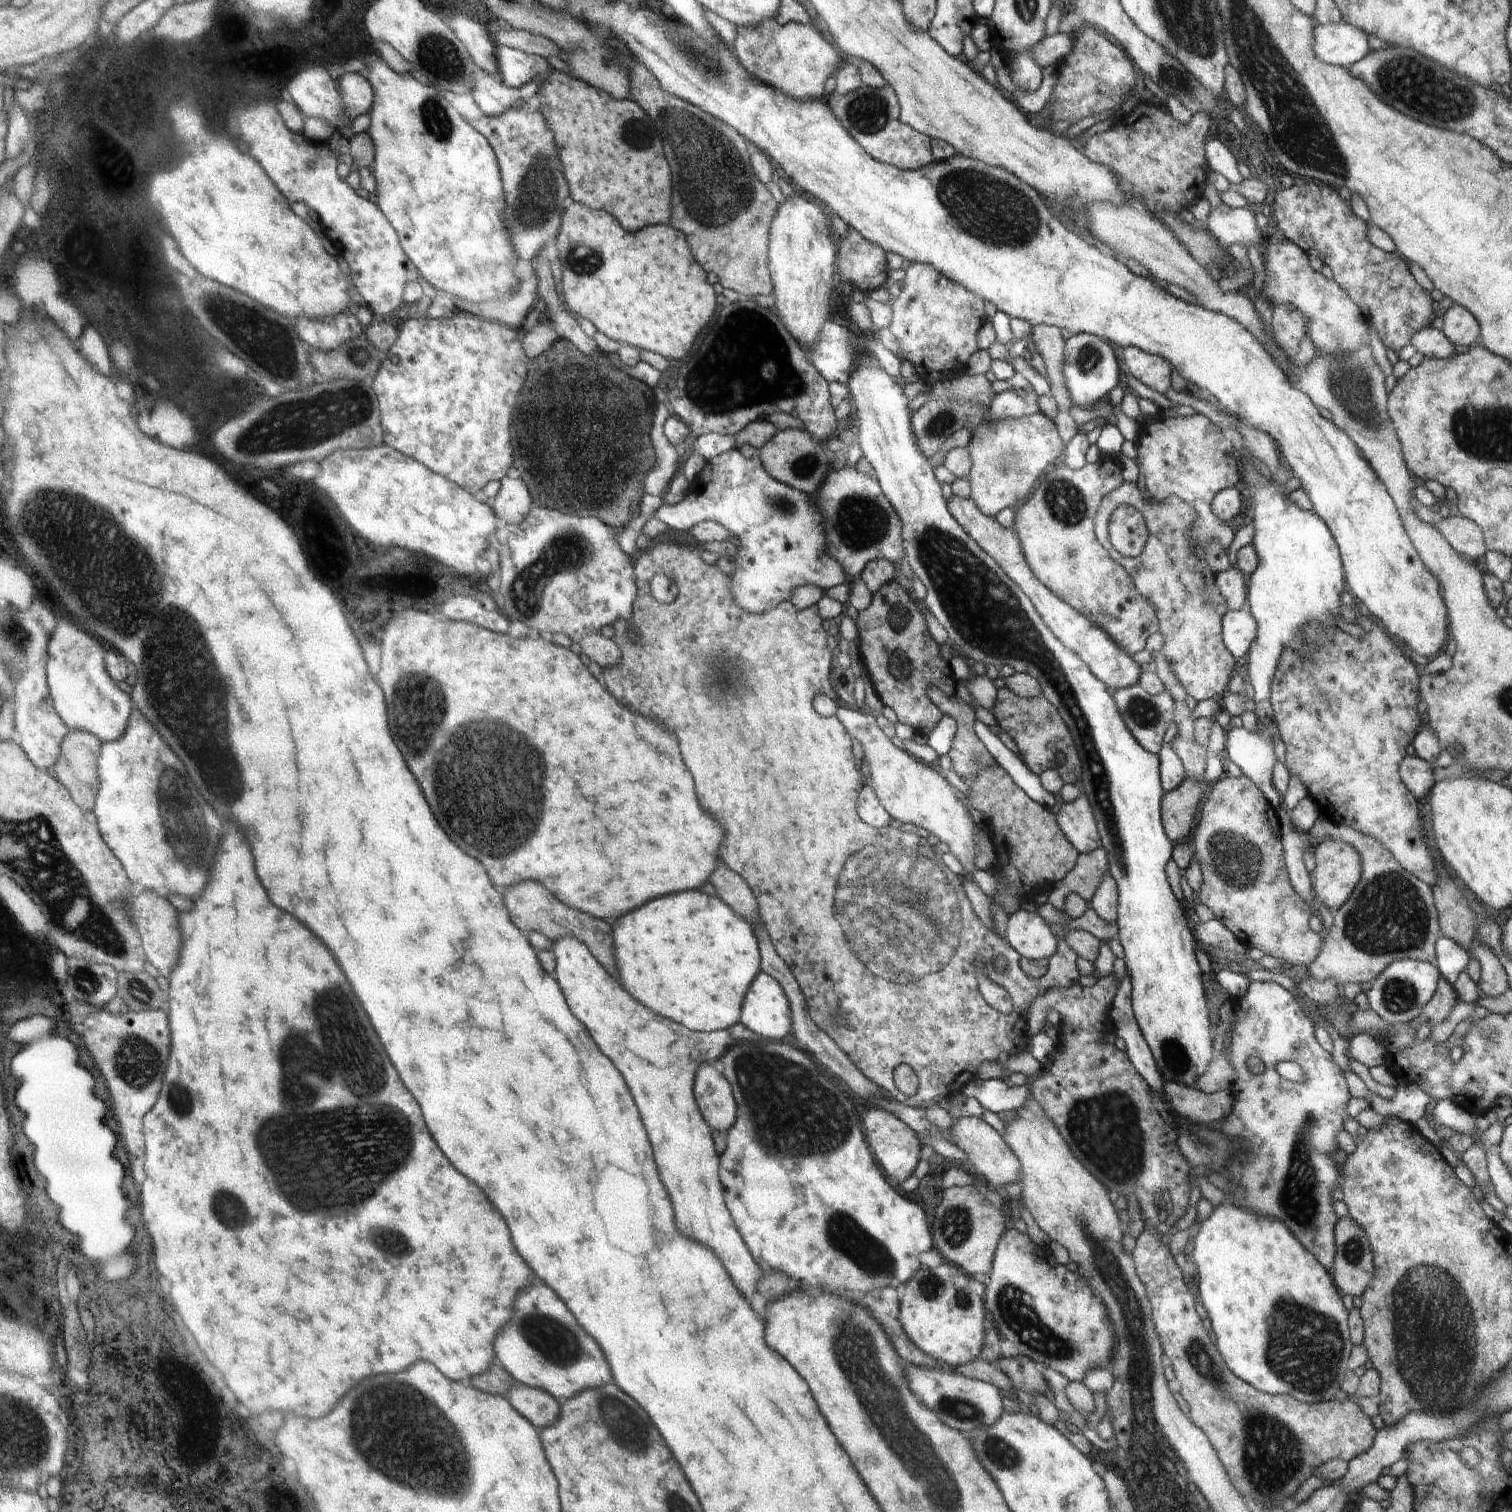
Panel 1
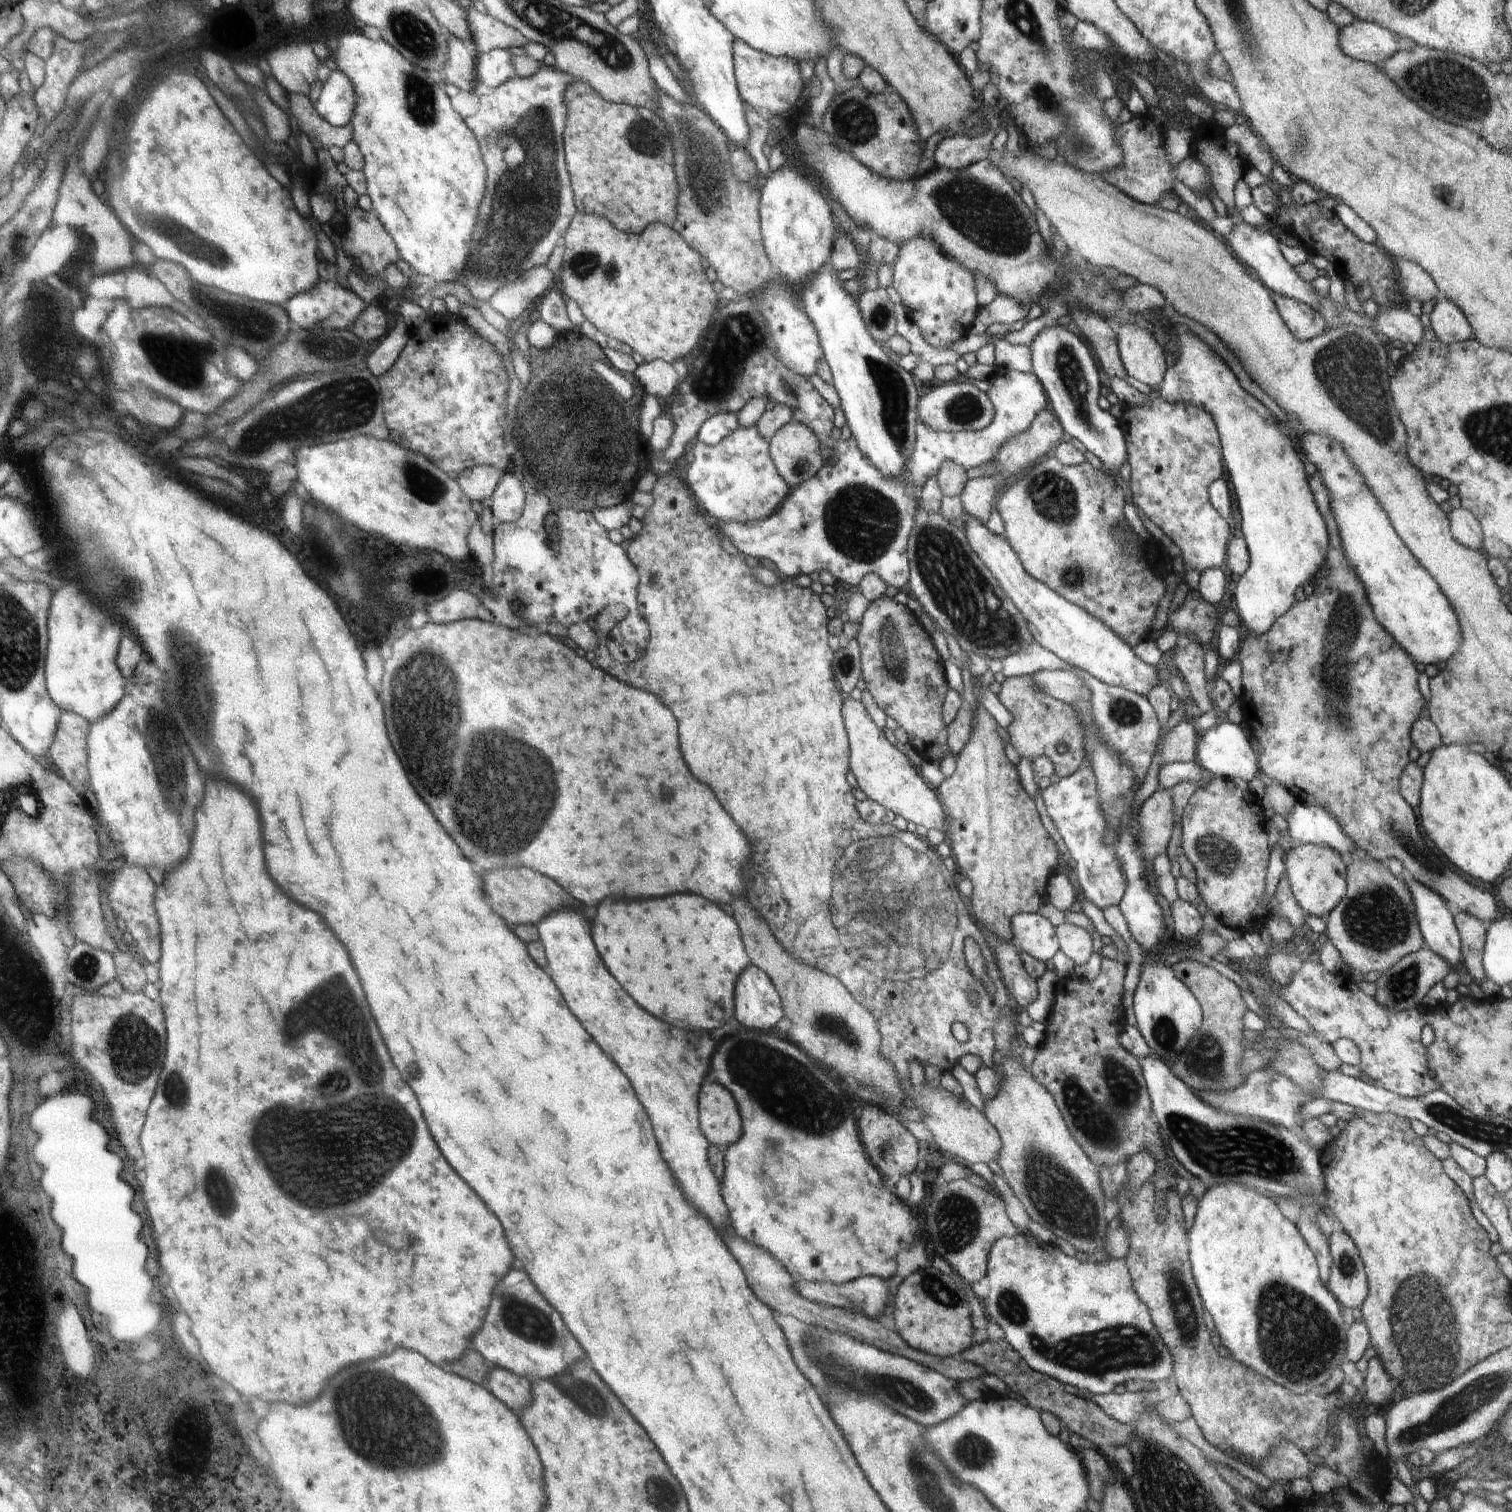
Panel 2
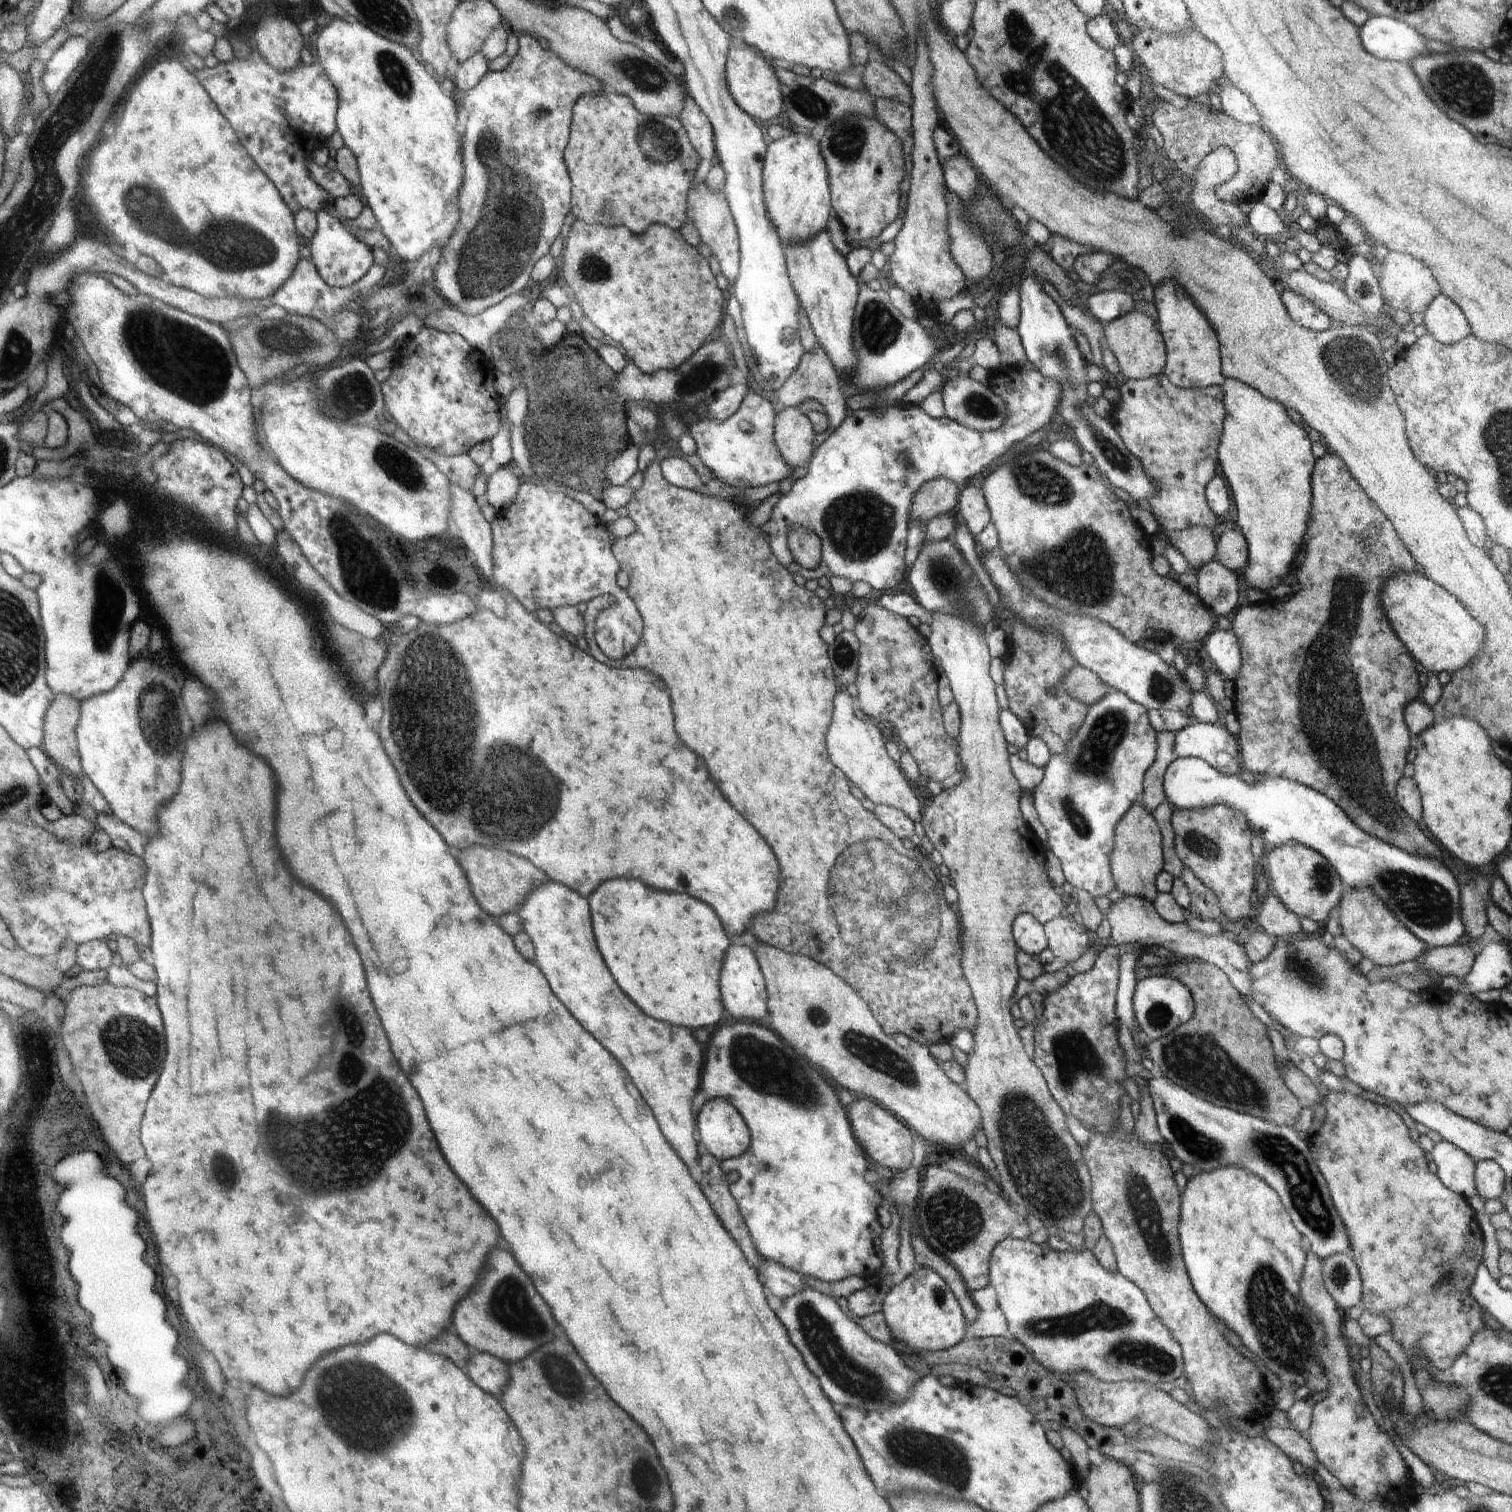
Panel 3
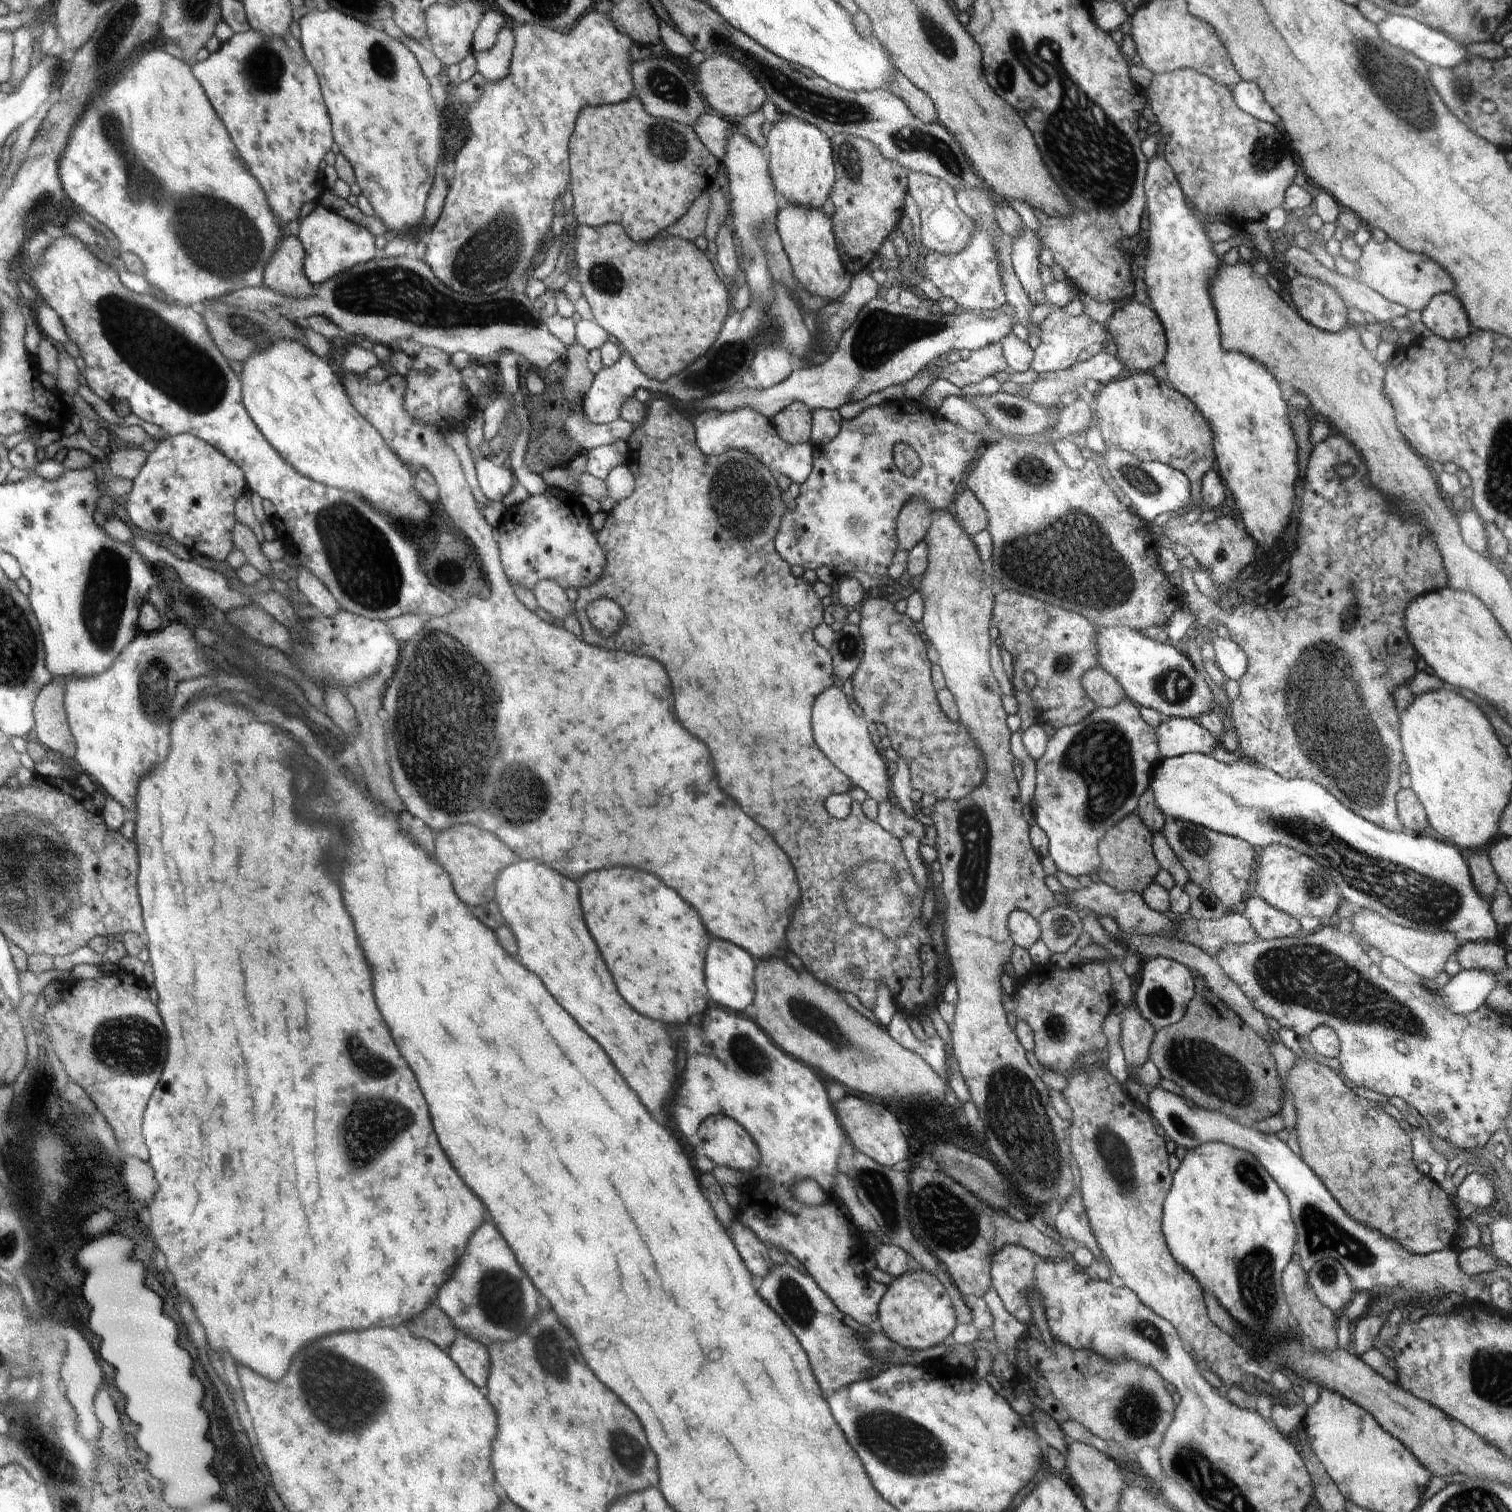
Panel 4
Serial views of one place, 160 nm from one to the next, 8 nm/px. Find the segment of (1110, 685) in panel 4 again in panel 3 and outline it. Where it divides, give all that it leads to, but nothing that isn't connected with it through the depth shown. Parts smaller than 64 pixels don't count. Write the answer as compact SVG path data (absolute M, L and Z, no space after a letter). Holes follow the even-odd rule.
M1078 664L1074 665L1069 670L1068 676L1064 678L1064 688L1075 699L1086 703L1087 707L1104 698L1111 690L1097 674Z

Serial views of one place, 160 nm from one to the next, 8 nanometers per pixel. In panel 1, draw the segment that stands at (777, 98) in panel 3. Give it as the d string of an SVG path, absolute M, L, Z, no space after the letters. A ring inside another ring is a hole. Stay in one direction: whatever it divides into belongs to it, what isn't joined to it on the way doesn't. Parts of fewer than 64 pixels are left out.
M774 19L766 21L762 25L740 25L737 28L732 50L737 54L742 66L745 66L755 77L773 87L779 88L787 95L790 94L790 96L798 98L798 100L809 101L810 99L820 99L822 92L824 92L826 80L838 68L838 52L834 50L834 46L830 44L830 40L822 34L814 23L798 24L792 21L782 25Z

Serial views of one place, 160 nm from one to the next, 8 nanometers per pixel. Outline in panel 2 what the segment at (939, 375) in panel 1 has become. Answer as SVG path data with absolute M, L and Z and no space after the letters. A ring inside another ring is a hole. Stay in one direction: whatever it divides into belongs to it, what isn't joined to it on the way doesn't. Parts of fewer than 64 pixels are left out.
M926 236L900 245L896 262L891 267L894 274L891 286L900 295L908 317L918 326L922 338L940 350L950 349L961 341L964 330L972 326L980 308L971 272L947 257Z

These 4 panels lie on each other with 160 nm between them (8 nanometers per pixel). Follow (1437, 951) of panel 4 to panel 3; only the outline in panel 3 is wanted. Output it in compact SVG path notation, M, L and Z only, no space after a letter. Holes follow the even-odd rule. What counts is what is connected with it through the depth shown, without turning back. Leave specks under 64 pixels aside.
M1350 889L1345 894L1335 911L1338 915L1341 934L1358 948L1363 958L1370 958L1379 966L1396 965L1399 962L1410 962L1425 953L1428 949L1417 936L1414 936L1396 917L1392 918L1390 910L1382 904L1382 900L1376 900L1378 896L1372 889Z

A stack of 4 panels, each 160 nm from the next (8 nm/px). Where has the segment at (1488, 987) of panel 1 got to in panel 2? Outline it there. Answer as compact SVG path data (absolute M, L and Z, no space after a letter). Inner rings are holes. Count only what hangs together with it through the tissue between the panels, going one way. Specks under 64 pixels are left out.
M1454 911L1453 917L1462 943L1462 967L1477 982L1484 982L1488 979L1483 967L1483 948L1488 925L1468 913Z

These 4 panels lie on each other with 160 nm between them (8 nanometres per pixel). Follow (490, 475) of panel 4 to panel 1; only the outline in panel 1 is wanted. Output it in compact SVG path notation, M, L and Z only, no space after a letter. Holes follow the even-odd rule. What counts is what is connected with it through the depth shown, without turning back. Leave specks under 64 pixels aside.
M503 478L499 491L490 502L499 520L506 524L520 524L532 508L532 499L522 478Z

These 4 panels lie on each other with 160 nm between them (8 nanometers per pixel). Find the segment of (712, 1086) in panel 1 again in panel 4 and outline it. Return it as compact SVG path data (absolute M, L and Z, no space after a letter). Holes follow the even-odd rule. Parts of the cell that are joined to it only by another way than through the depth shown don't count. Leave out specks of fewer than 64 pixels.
M728 1116L708 1118L696 1138L700 1138L702 1152L718 1166L753 1172L760 1168L761 1155L754 1138Z

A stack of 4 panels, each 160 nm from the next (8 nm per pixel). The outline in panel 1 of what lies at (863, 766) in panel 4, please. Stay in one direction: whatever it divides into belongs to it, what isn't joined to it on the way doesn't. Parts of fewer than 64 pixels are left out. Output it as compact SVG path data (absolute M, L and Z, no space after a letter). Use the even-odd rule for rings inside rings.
M846 705L838 706L835 715L863 746L868 785L874 790L886 812L893 819L924 828L929 834L934 834L940 841L946 842L950 848L949 852L962 864L963 874L970 876L976 870L976 832L980 826L974 824L968 808L962 804L962 800L956 798L955 786L950 786L949 780L941 776L939 770L910 758L904 749L896 748L892 740L878 728L874 716L866 716L859 709Z

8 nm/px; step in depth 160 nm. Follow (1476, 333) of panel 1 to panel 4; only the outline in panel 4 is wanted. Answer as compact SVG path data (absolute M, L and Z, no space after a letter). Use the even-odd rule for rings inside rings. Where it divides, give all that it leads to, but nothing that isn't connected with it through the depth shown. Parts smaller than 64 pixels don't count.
M1451 293L1434 295L1421 311L1421 321L1427 327L1427 332L1449 341L1462 340L1470 332L1466 311Z

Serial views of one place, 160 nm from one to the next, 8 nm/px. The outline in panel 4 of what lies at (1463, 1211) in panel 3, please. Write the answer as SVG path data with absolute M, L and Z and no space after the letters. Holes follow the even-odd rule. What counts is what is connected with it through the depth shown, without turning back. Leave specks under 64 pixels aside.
M1304 1054L1302 1056L1297 1055L1296 1064L1288 1072L1286 1080L1282 1081L1284 1084L1284 1092L1286 1089L1290 1089L1293 1092L1295 1100L1296 1109L1296 1124L1295 1128L1298 1129L1298 1142L1300 1142L1300 1156L1302 1160L1312 1168L1312 1172L1324 1182L1324 1186L1328 1188L1328 1192L1334 1196L1334 1200L1342 1206L1342 1210L1346 1210L1346 1214L1350 1214L1350 1218L1354 1218L1356 1222L1362 1222L1364 1226L1372 1228L1372 1230L1378 1230L1382 1236L1386 1238L1394 1238L1402 1248L1406 1248L1408 1252L1412 1254L1428 1254L1428 1252L1441 1251L1450 1245L1456 1245L1459 1240L1459 1236L1456 1230L1460 1226L1462 1218L1457 1216L1457 1207L1454 1206L1453 1197L1448 1195L1439 1183L1430 1176L1422 1176L1420 1170L1416 1170L1416 1162L1412 1160L1413 1158L1413 1148L1411 1145L1411 1136L1408 1136L1406 1132L1400 1127L1398 1121L1392 1118L1386 1113L1384 1107L1381 1103L1375 1101L1367 1100L1363 1097L1359 1097L1352 1091L1342 1080L1340 1075L1328 1066L1322 1063L1317 1063L1309 1054Z

